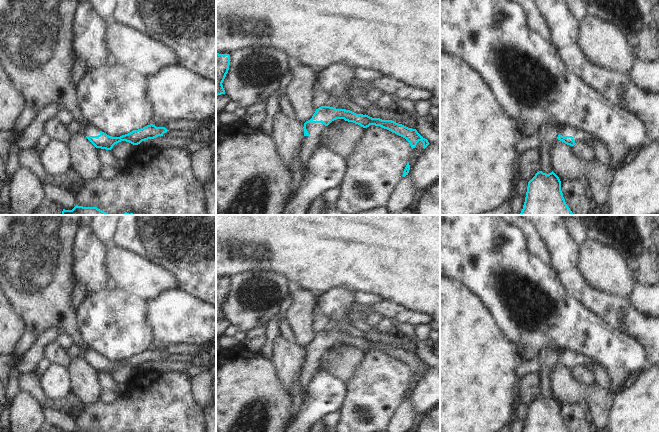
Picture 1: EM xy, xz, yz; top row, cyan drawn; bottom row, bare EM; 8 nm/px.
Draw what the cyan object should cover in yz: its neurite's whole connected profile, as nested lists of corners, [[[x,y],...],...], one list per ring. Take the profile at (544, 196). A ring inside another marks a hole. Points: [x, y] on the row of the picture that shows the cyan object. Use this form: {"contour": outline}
{"contour": [[[539,171],[528,182],[525,202],[520,215],[574,215],[563,197],[561,181],[553,171],[549,174]]]}

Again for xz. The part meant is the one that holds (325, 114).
{"contour": [[[321,106],[316,109],[312,118],[304,123],[304,138],[298,150],[298,158],[303,168],[313,151],[317,148],[321,132],[336,119],[344,119],[363,128],[367,128],[370,125],[380,126],[405,138],[412,149],[416,147],[419,141],[423,143],[424,149],[429,145],[428,140],[423,138],[416,129],[408,128],[392,120],[382,120],[380,118],[372,118],[366,114],[356,114],[350,110]]]}

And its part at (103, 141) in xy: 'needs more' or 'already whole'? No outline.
needs more

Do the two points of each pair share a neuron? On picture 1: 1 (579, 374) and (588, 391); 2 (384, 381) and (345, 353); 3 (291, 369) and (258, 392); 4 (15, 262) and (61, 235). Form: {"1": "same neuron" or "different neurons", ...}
{"1": "different neurons", "2": "different neurons", "3": "different neurons", "4": "same neuron"}

